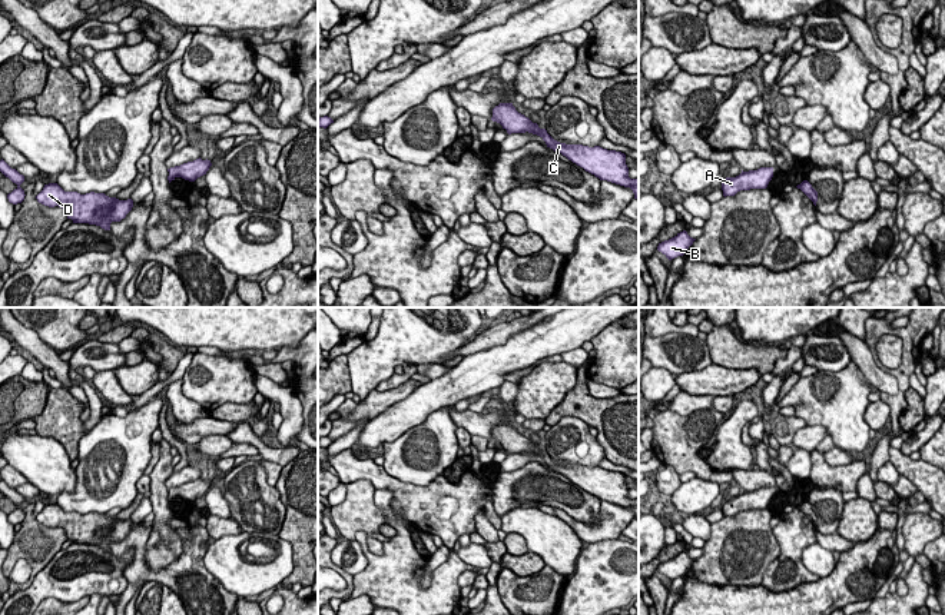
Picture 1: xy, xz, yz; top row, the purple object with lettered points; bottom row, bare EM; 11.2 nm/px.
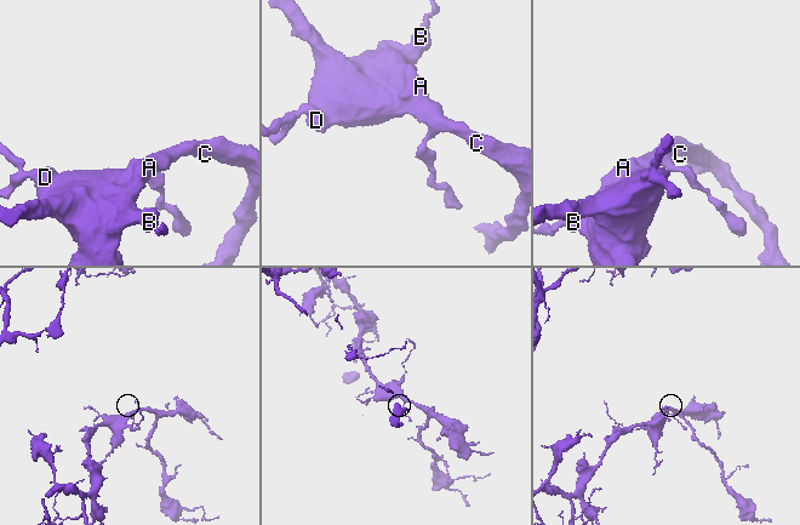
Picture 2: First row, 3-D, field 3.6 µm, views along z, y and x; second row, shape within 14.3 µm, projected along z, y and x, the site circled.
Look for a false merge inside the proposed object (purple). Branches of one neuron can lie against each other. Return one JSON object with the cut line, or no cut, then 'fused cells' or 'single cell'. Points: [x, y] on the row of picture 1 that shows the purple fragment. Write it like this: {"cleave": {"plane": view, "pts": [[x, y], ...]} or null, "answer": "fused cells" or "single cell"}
{"cleave": null, "answer": "single cell"}

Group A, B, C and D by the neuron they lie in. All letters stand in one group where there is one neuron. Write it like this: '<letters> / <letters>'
A B C D

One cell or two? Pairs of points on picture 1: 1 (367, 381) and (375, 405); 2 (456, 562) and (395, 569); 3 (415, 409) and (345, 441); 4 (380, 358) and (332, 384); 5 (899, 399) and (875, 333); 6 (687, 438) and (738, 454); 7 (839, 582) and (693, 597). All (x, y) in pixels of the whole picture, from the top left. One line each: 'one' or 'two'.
1: two
2: one
3: two
4: two
5: one
6: two
7: one

